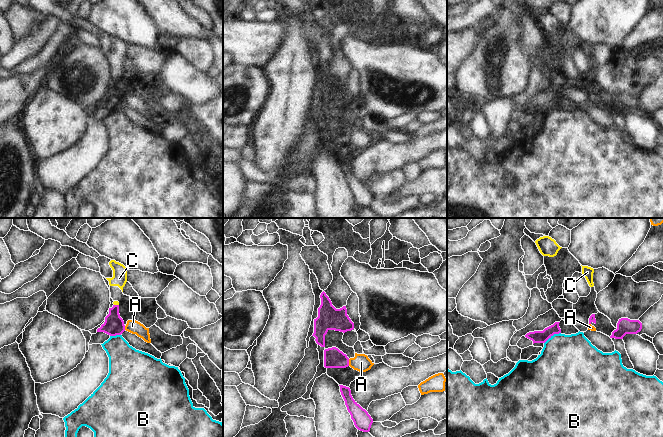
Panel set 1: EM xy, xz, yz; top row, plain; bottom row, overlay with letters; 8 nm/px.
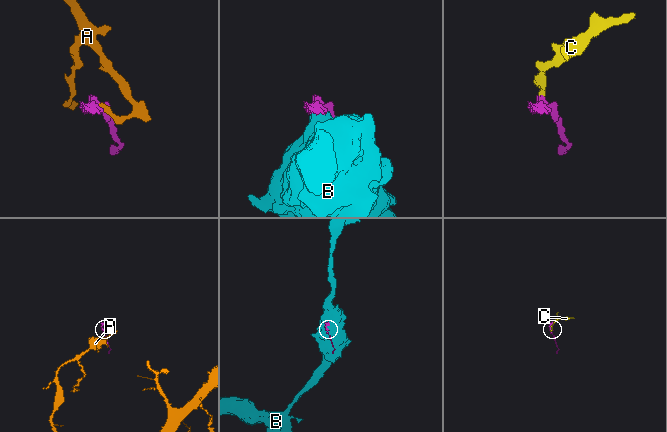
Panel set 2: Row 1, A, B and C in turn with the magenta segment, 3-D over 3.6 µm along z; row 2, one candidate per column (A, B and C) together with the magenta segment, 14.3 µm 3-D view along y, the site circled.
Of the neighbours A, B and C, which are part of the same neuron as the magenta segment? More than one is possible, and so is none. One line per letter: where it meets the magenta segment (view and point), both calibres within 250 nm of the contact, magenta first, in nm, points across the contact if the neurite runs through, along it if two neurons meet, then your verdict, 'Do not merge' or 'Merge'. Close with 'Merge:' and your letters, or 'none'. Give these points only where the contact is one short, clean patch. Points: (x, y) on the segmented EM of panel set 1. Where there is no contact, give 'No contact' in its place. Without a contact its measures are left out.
A: Touches magenta at xz (348, 362). Thickness 160 nm (magenta) against 140 nm. Boundary: xz (348, 359), (349, 365). Do not merge
B: Touches magenta at yz (552, 335). Thickness 100 nm (magenta) against 440 nm. Boundary: yz (560, 332), (554, 333), (544, 343). Do not merge
C: Touches magenta at xy (116, 305). Thickness 160 nm (magenta) against 30 nm. Path across: xy (114, 325), (116, 305), (115, 302). Merge
Merge: C

